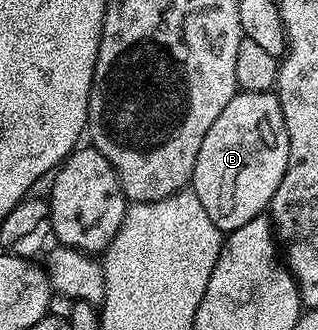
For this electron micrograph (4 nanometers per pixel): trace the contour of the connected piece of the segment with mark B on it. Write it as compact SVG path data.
M273 91L243 92L220 110L220 118L212 122L208 134L204 134L204 142L200 142L200 154L196 154L192 190L204 210L208 210L208 218L216 222L216 226L224 234L235 232L244 222L252 222L252 218L263 215L269 209L272 198L284 178L284 170L288 166L288 126L284 120L284 110L277 95Z

